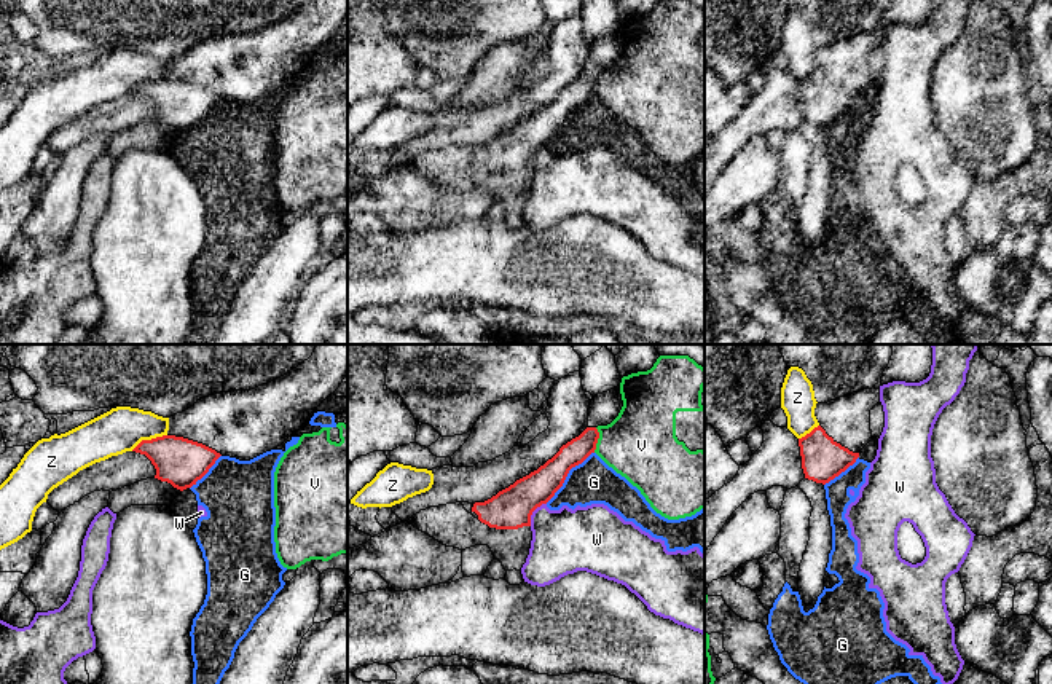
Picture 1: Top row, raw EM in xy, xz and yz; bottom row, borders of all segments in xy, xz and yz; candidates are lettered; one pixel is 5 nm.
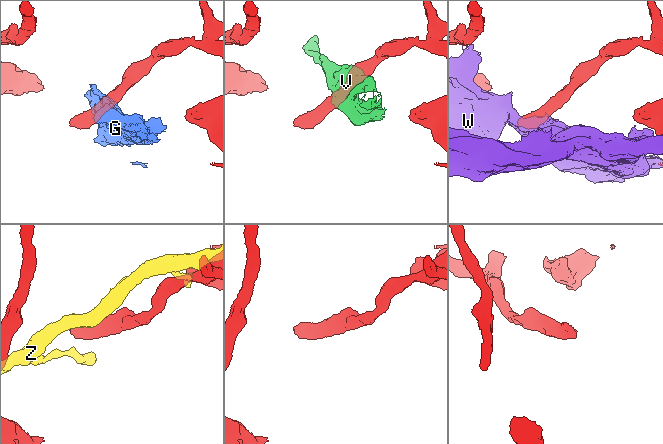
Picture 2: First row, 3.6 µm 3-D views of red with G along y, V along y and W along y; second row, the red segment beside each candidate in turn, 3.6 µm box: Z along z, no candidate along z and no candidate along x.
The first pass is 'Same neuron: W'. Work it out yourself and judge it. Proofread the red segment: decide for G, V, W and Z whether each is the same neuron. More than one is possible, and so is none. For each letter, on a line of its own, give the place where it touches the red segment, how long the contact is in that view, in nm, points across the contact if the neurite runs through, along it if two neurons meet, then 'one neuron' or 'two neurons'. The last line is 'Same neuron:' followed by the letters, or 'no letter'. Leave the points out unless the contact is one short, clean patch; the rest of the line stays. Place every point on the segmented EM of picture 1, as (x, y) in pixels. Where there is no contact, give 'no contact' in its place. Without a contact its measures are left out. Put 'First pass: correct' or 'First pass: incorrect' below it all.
G: xz (566, 475) | 360 nm | along xz (593, 452), (569, 471), (563, 485), (545, 503) | two neurons
V: xz (596, 440) | 130 nm | two neurons
W: xz (533, 511) | 150 nm | two neurons
Z: xy (149, 440) | 200 nm | two neurons
Same neuron: no letter
First pass: incorrect

